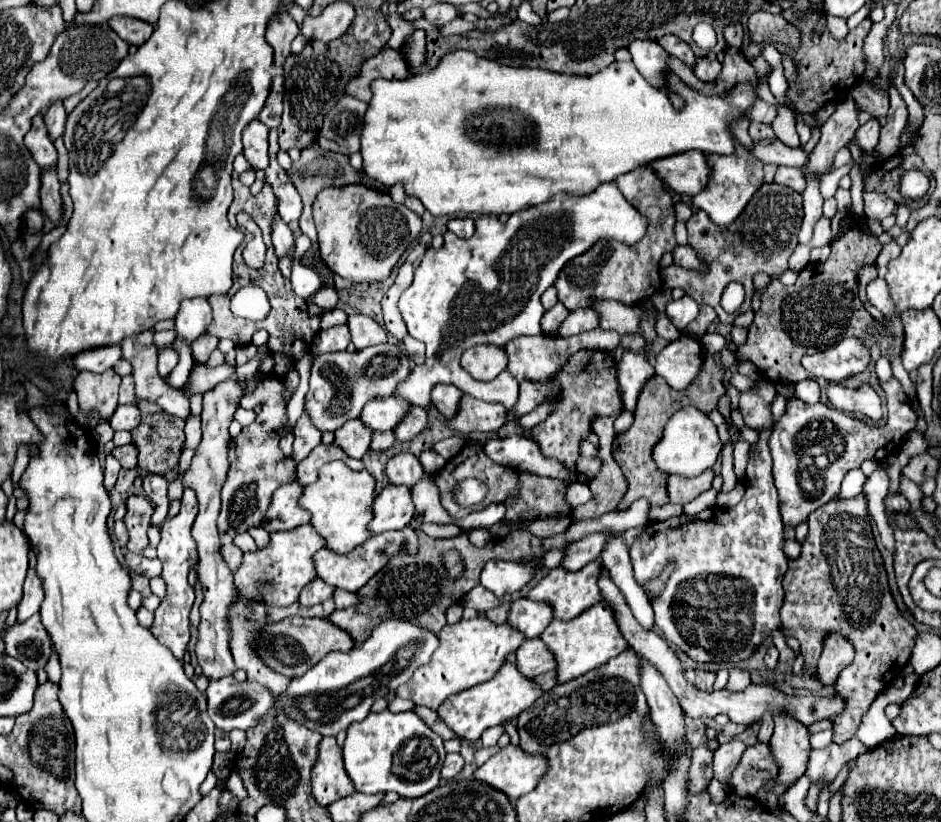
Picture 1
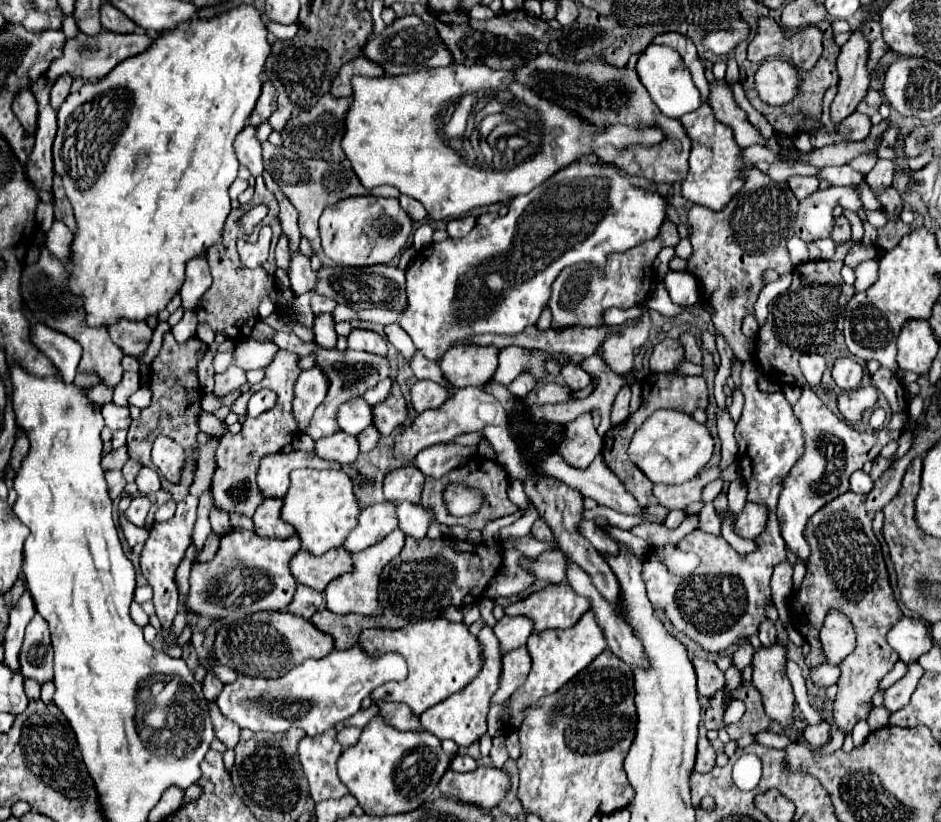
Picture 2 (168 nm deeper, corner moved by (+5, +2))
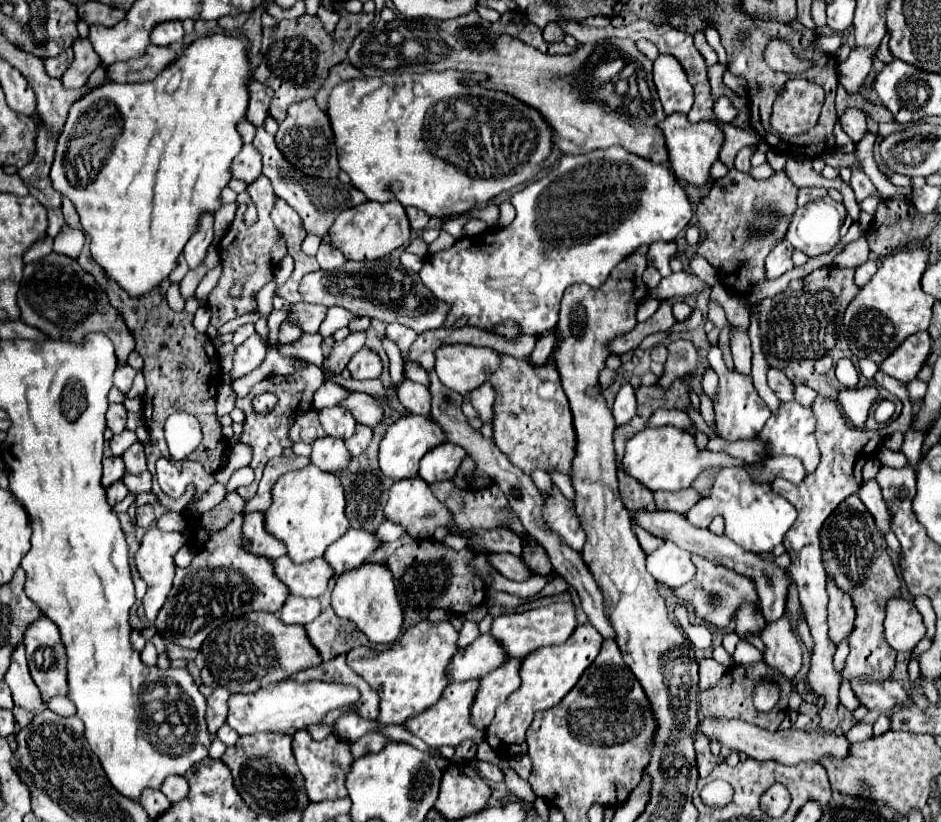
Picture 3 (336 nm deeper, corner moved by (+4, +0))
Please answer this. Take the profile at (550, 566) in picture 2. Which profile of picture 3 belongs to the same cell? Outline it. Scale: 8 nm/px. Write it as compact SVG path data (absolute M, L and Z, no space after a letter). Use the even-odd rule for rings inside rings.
M488 554L488 564L500 572L508 580L526 580L530 578L528 572L524 572L524 564L520 564L520 556L514 554Z

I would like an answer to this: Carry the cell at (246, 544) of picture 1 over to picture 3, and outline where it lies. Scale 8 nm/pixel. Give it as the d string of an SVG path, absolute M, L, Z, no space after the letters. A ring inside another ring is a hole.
M249 466L241 467L233 473L230 480L228 481L226 486L227 494L230 493L233 489L237 489L241 486L248 486L253 481L253 470Z

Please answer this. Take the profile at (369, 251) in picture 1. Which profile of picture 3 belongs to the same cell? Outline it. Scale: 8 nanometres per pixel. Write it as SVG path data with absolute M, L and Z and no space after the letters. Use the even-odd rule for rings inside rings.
M364 202L352 210L340 212L330 228L330 244L338 248L348 260L378 260L392 254L410 240L410 224L400 202Z

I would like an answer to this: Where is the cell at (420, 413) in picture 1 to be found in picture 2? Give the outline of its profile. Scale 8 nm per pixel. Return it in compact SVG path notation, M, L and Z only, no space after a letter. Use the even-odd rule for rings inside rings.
M394 380L393 392L387 398L387 402L375 406L373 410L375 410L375 428L381 432L381 436L389 436L405 422L409 408L407 408L407 402L405 402L396 380Z

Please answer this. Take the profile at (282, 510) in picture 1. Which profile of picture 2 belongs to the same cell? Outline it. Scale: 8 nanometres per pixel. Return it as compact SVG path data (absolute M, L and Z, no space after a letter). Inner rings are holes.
M265 498L265 502L253 514L255 532L267 538L289 538L295 534L295 526L281 518L283 498Z

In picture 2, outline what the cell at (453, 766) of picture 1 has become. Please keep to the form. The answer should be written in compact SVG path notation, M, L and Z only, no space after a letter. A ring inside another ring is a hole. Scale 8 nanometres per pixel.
M457 754L457 756L451 760L449 768L455 770L455 772L469 772L469 770L475 770L475 768L477 768L477 762L475 762L471 756L459 756L459 754Z

